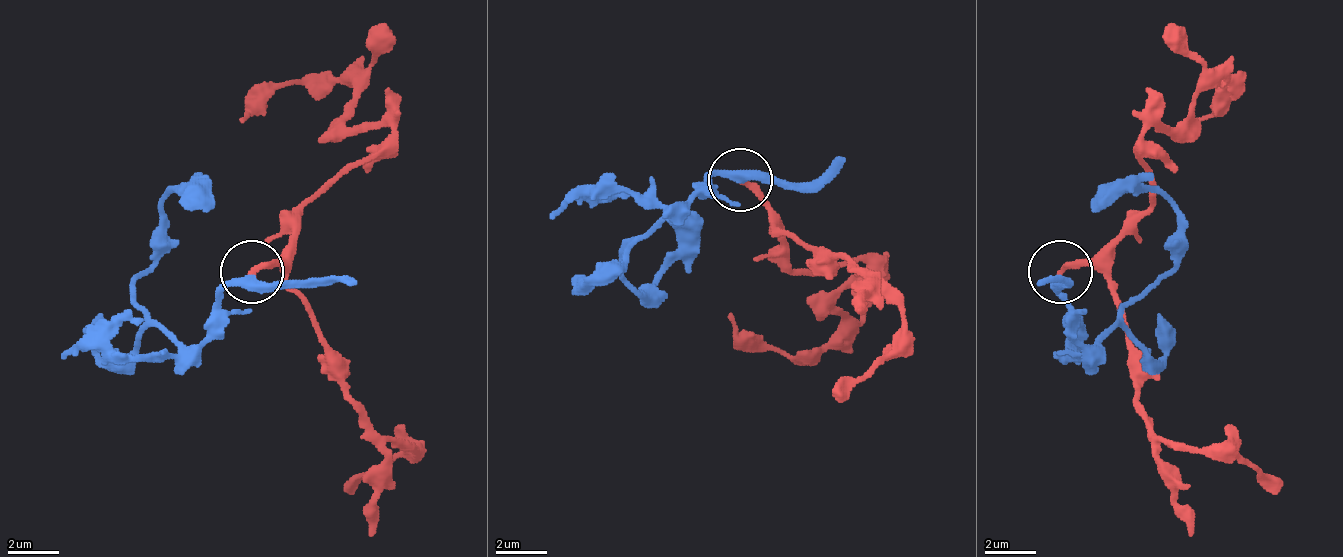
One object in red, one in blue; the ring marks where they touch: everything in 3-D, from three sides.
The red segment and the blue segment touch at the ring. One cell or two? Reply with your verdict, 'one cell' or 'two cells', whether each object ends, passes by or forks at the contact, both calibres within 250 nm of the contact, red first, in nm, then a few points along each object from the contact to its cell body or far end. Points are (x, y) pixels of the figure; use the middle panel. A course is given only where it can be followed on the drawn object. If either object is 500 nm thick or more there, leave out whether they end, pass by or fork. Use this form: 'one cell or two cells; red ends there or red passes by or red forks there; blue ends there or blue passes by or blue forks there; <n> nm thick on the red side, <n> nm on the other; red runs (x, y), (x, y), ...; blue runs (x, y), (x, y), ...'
one cell; red ends there; blue passes by; 240 nm thick on the red side, 360 nm on the other; red runs (738, 178), (770, 216), (796, 267), (878, 267), (840, 292), (840, 324), (815, 349), (764, 349), (732, 311); blue runs (738, 178), (713, 178), (624, 254), (637, 292), (649, 299), (675, 229), (694, 210)

